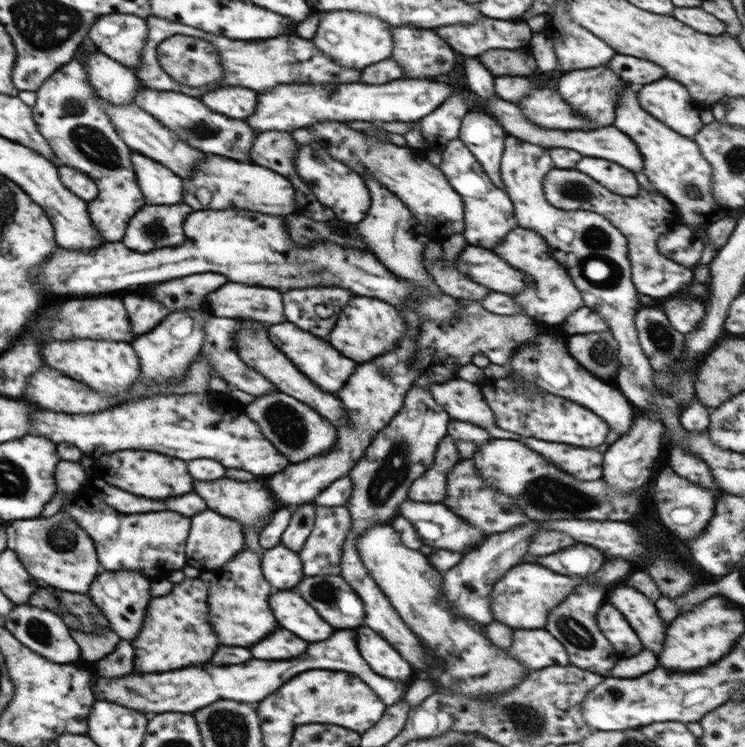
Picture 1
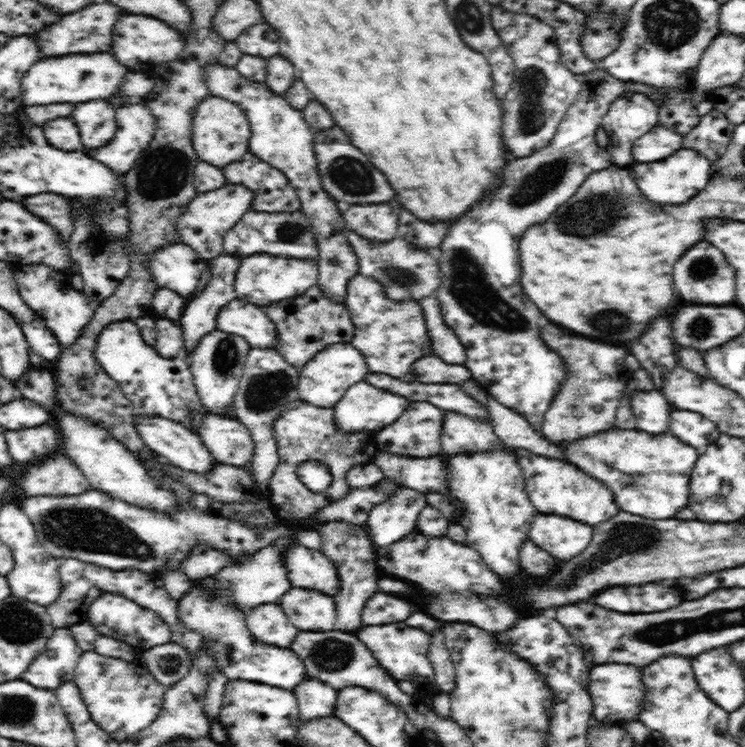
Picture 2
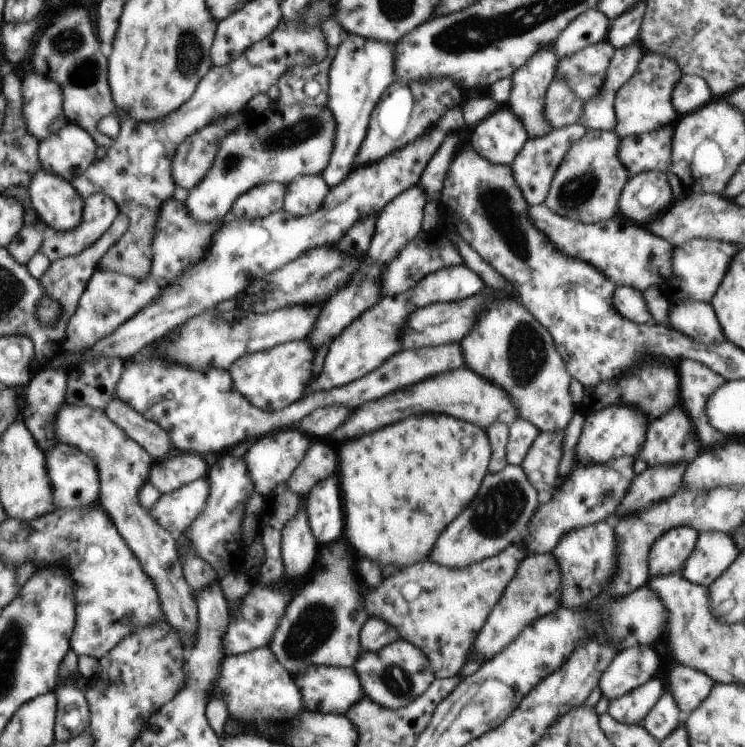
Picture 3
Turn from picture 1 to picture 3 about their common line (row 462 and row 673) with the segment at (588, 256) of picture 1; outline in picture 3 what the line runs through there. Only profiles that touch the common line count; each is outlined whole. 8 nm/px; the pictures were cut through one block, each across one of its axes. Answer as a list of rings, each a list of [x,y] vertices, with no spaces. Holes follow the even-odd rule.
[[[677,664],[669,674],[668,691],[683,715],[691,713],[710,694],[713,680],[702,671]]]

